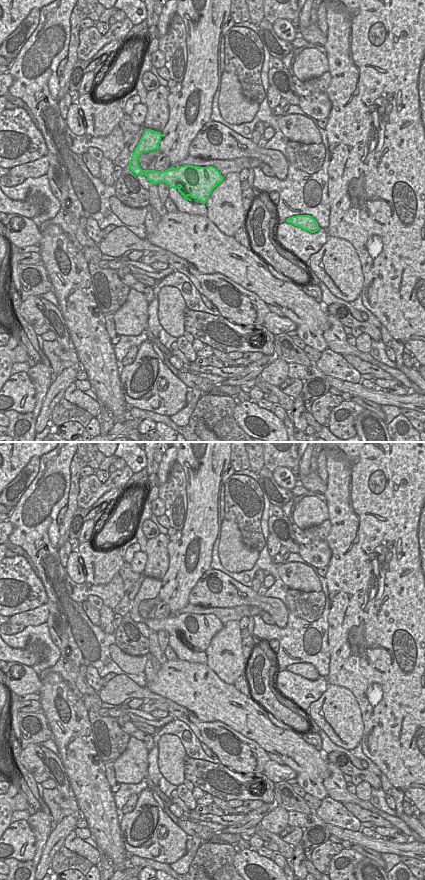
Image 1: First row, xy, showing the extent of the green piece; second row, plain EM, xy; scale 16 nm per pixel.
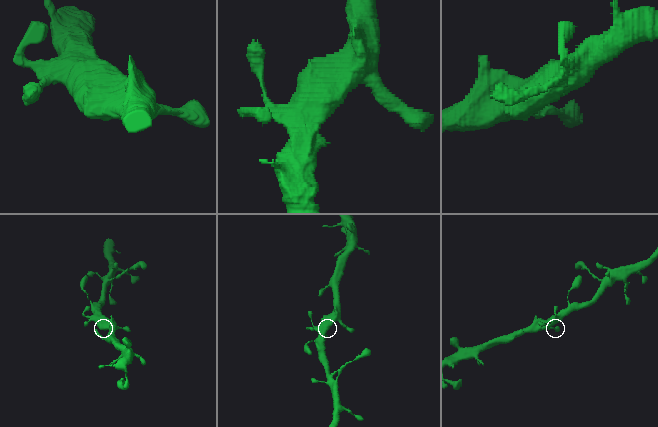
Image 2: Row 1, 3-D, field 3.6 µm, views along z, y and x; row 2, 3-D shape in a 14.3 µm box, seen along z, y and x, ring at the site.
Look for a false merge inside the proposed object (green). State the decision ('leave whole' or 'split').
leave whole

